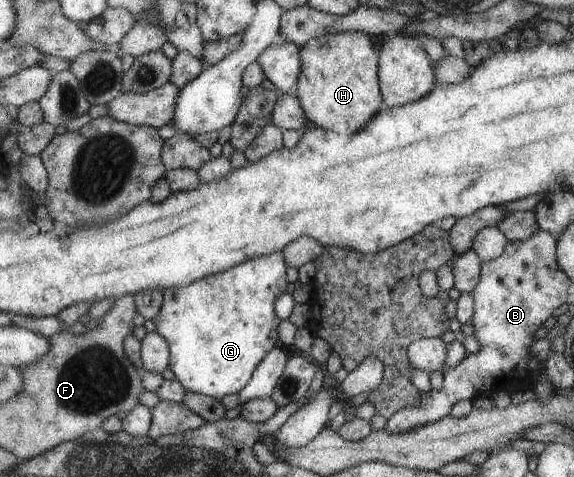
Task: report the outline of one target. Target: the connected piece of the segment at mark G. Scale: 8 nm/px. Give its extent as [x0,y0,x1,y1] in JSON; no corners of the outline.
[153,250,287,399]

